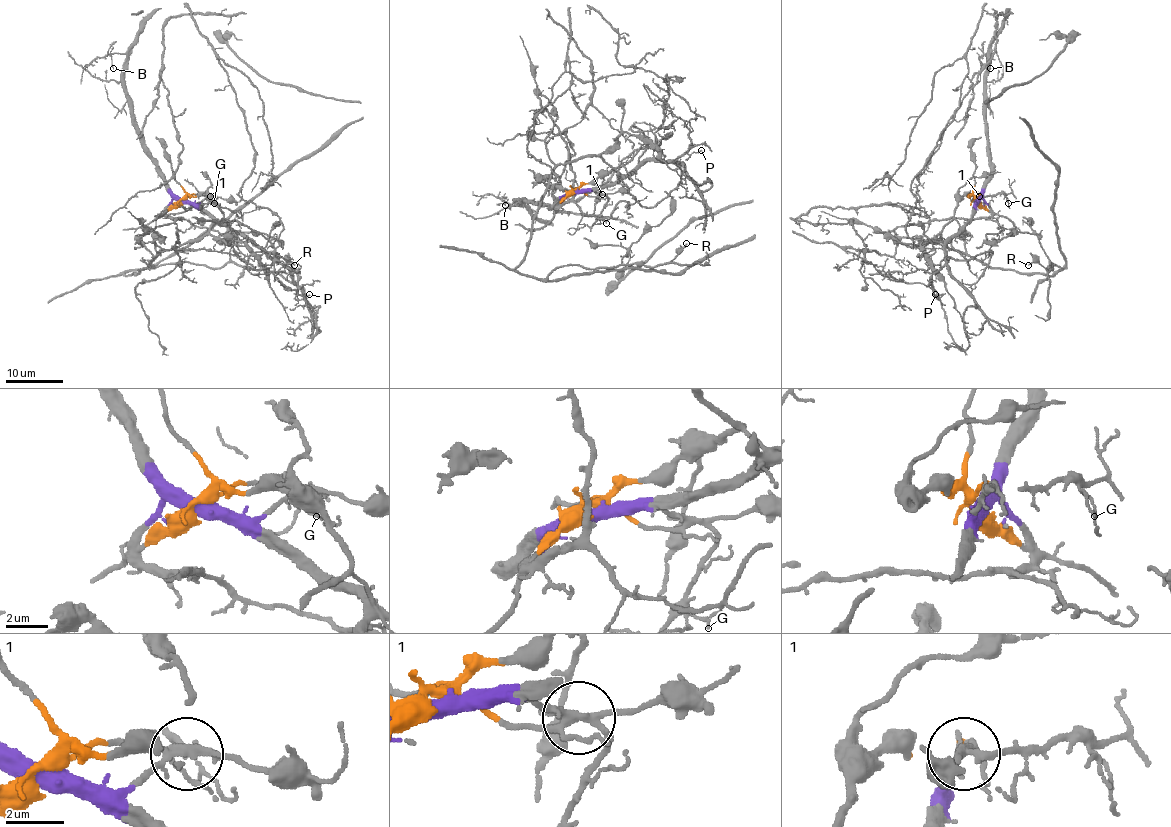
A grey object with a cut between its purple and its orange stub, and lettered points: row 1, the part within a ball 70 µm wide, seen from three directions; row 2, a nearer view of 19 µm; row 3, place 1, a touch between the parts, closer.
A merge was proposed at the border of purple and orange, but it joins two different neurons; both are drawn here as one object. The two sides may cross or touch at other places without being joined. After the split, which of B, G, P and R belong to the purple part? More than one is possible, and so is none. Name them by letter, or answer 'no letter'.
B, G, P

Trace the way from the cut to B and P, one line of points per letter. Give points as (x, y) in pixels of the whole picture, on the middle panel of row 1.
B: (573, 191), (553, 206), (524, 201), (510, 206), (502, 201), (505, 206)
P: (573, 191), (603, 188), (618, 183), (648, 161), (674, 161), (690, 147), (690, 154), (701, 149)

